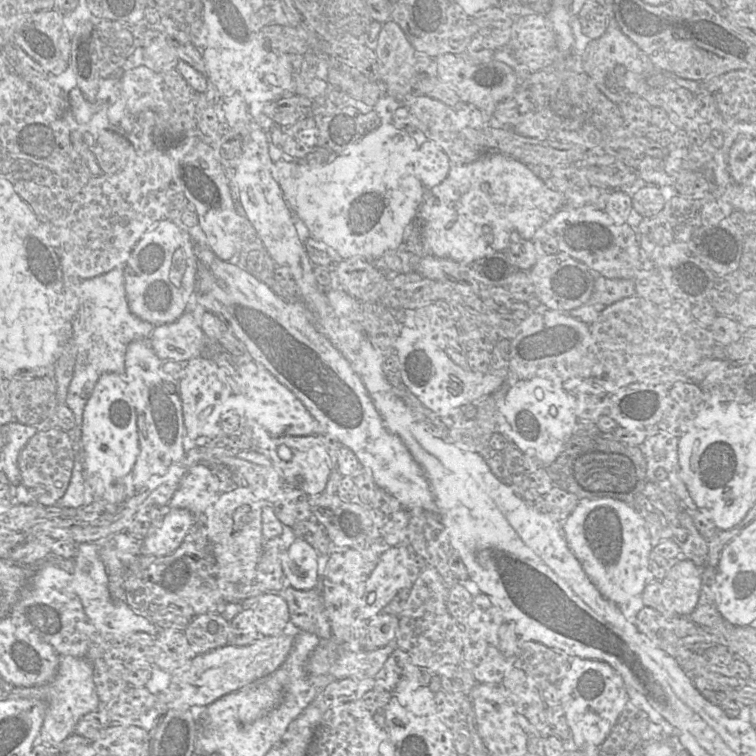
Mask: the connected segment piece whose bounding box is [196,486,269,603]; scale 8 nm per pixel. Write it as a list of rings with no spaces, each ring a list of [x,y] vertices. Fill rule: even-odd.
[[[238,486],[221,494],[216,502],[210,505],[205,512],[196,518],[207,530],[211,550],[217,566],[218,589],[224,600],[239,601],[239,586],[255,581],[256,566],[262,551],[264,539],[261,532],[261,509],[267,502],[260,502],[248,486]]]

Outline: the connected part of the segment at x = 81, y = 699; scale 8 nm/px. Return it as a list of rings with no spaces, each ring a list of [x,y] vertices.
[[[60,656],[57,674],[51,682],[35,687],[14,687],[8,698],[39,699],[46,703],[47,710],[34,746],[39,744],[60,746],[74,733],[78,721],[84,715],[98,710],[101,704],[93,679],[92,663],[74,656]]]

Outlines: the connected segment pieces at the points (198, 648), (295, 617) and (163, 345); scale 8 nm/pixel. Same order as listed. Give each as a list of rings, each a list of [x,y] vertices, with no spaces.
[[[218,613],[194,617],[183,630],[192,651],[204,654],[228,644],[229,622]]]
[[[286,585],[279,594],[288,606],[289,630],[313,633],[321,641],[332,638],[322,596],[317,589],[296,590]]]
[[[187,312],[174,322],[156,325],[149,337],[149,343],[161,360],[189,361],[204,355],[208,350],[208,337],[197,324],[193,313]]]

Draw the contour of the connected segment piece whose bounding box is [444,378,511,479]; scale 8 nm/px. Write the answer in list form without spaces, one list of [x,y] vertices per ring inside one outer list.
[[[507,378],[505,382],[496,391],[479,400],[477,404],[477,413],[474,418],[466,419],[461,409],[453,409],[449,416],[453,420],[453,424],[448,429],[447,440],[445,442],[452,443],[457,448],[463,451],[469,451],[479,454],[486,461],[491,472],[498,479],[502,478],[504,469],[504,460],[502,452],[497,452],[491,449],[489,441],[494,433],[500,433],[499,424],[506,423],[506,418],[502,414],[502,403],[507,390],[510,388]]]

